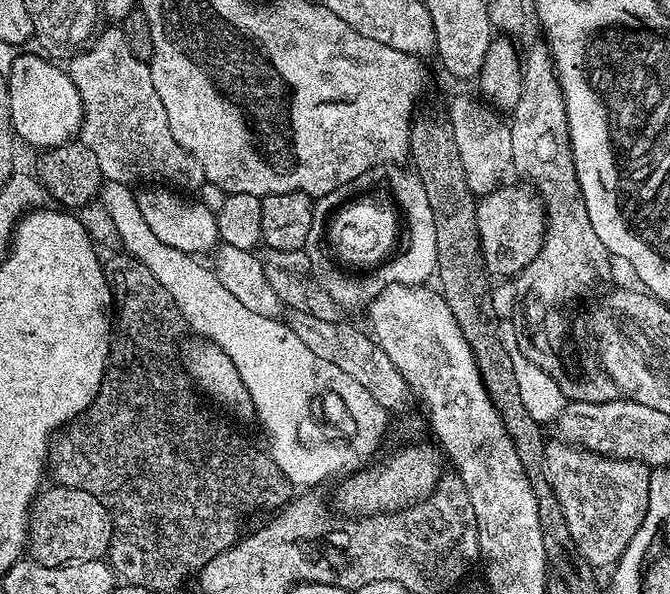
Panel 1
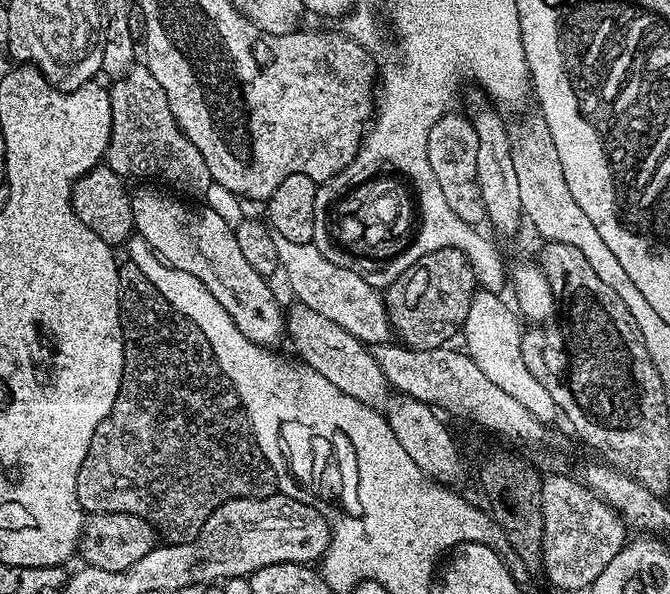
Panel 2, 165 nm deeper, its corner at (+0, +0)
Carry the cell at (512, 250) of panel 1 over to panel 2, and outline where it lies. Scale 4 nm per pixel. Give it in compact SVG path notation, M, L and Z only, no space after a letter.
M443 248L434 250L434 254L426 254L418 258L418 262L410 270L398 274L387 288L383 289L384 308L388 311L388 322L393 333L396 332L407 347L414 350L434 350L443 348L449 343L452 335L459 333L466 322L470 311L472 296L478 291L476 272L472 268L467 255L460 248Z

